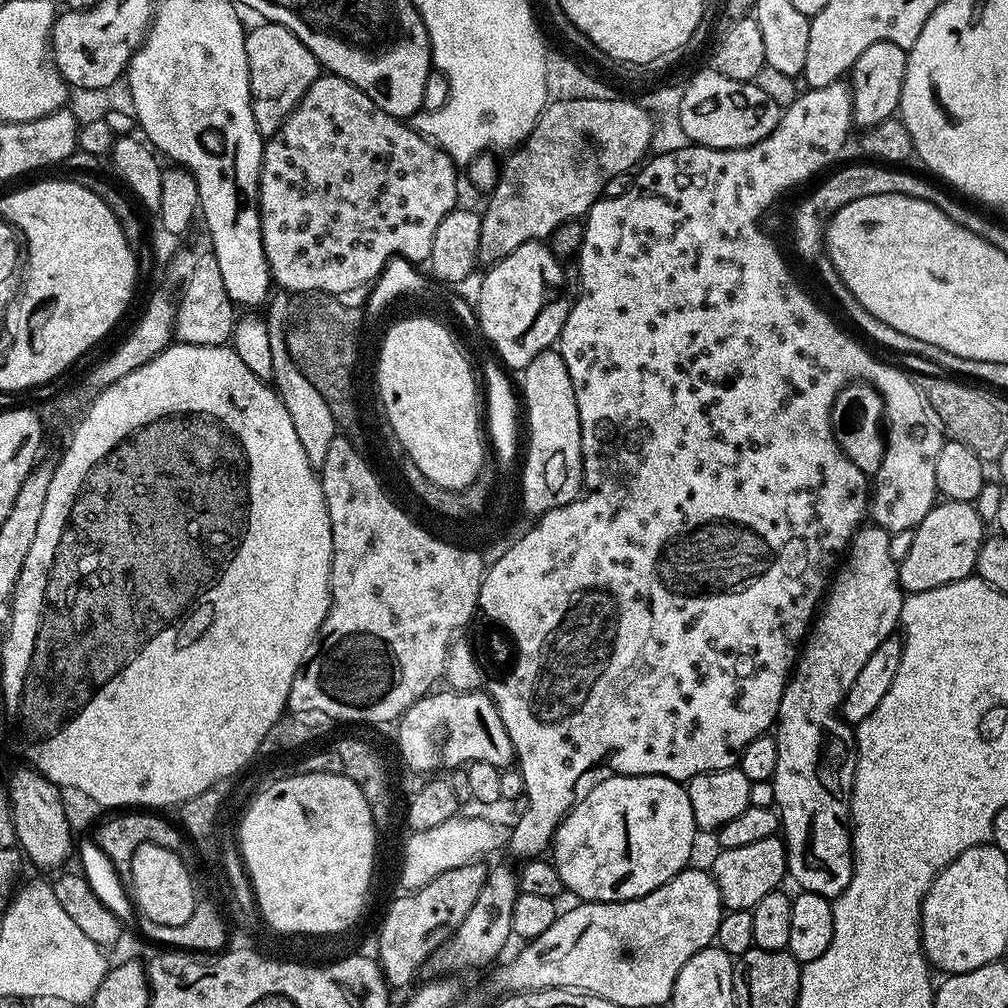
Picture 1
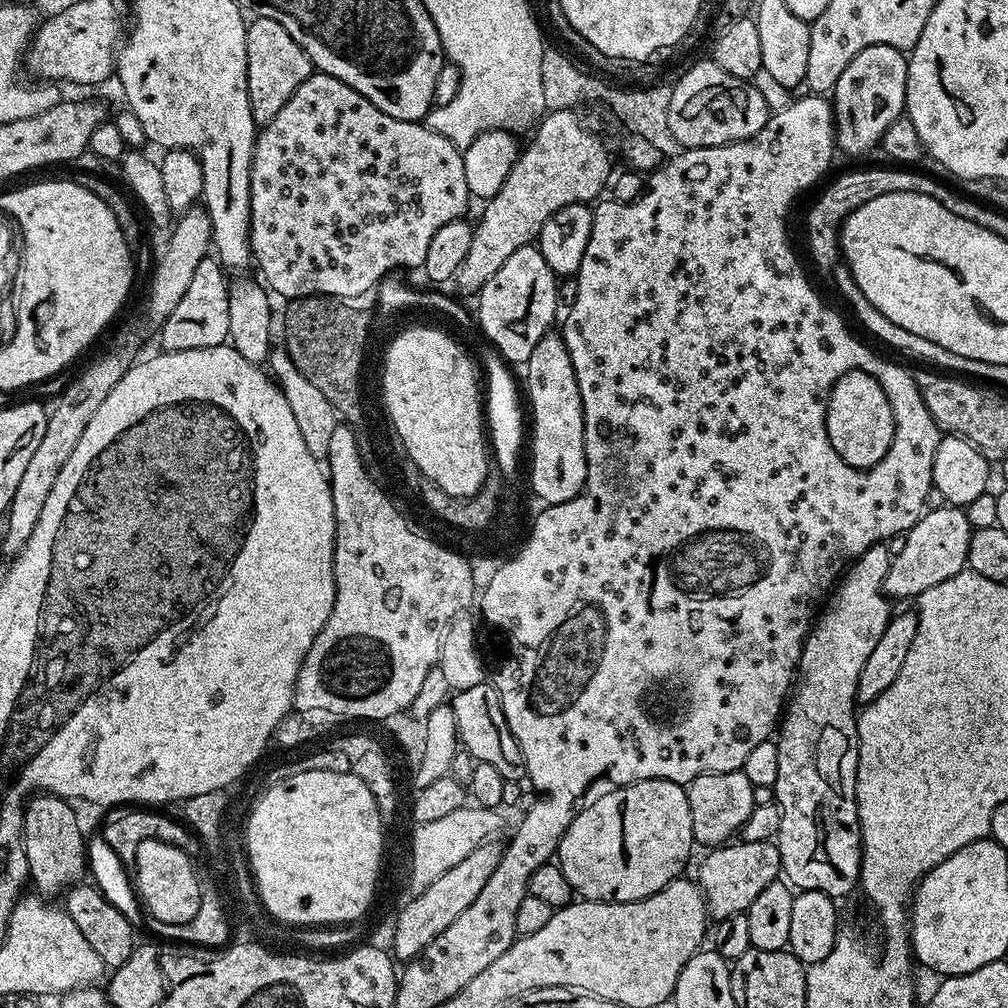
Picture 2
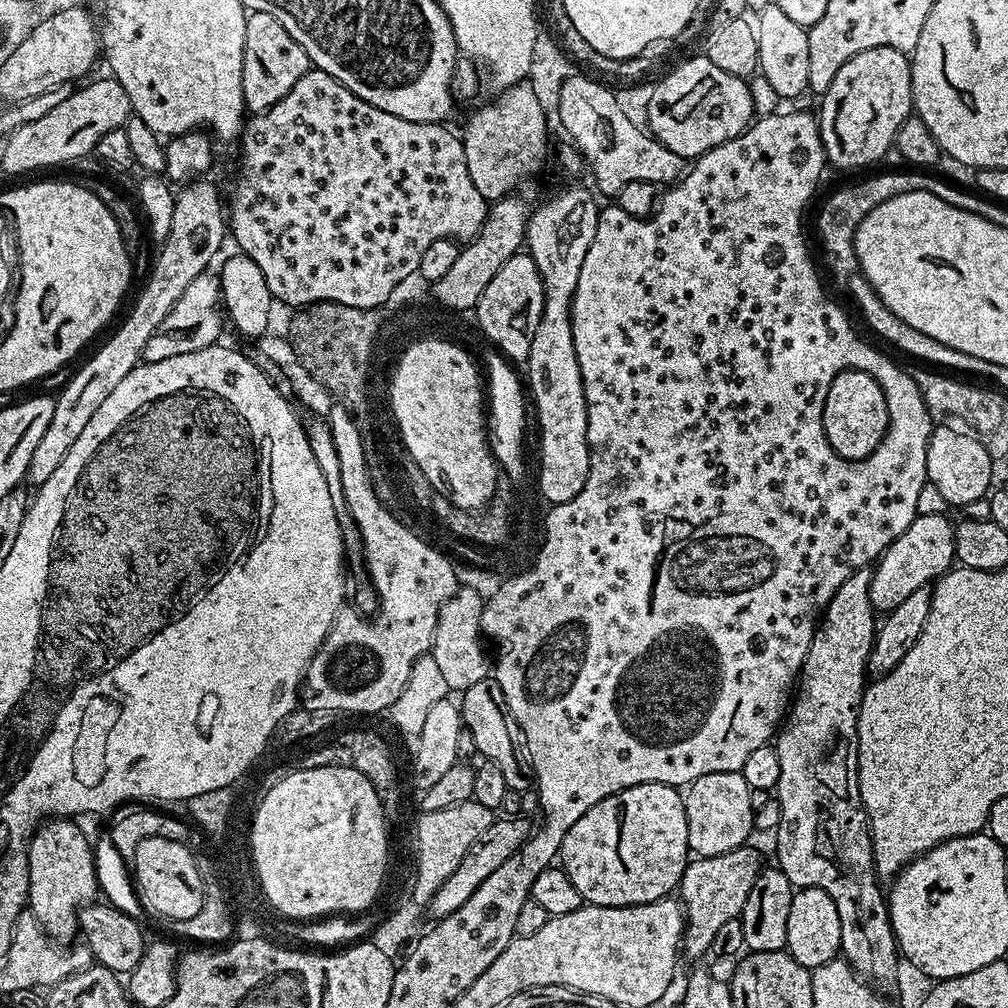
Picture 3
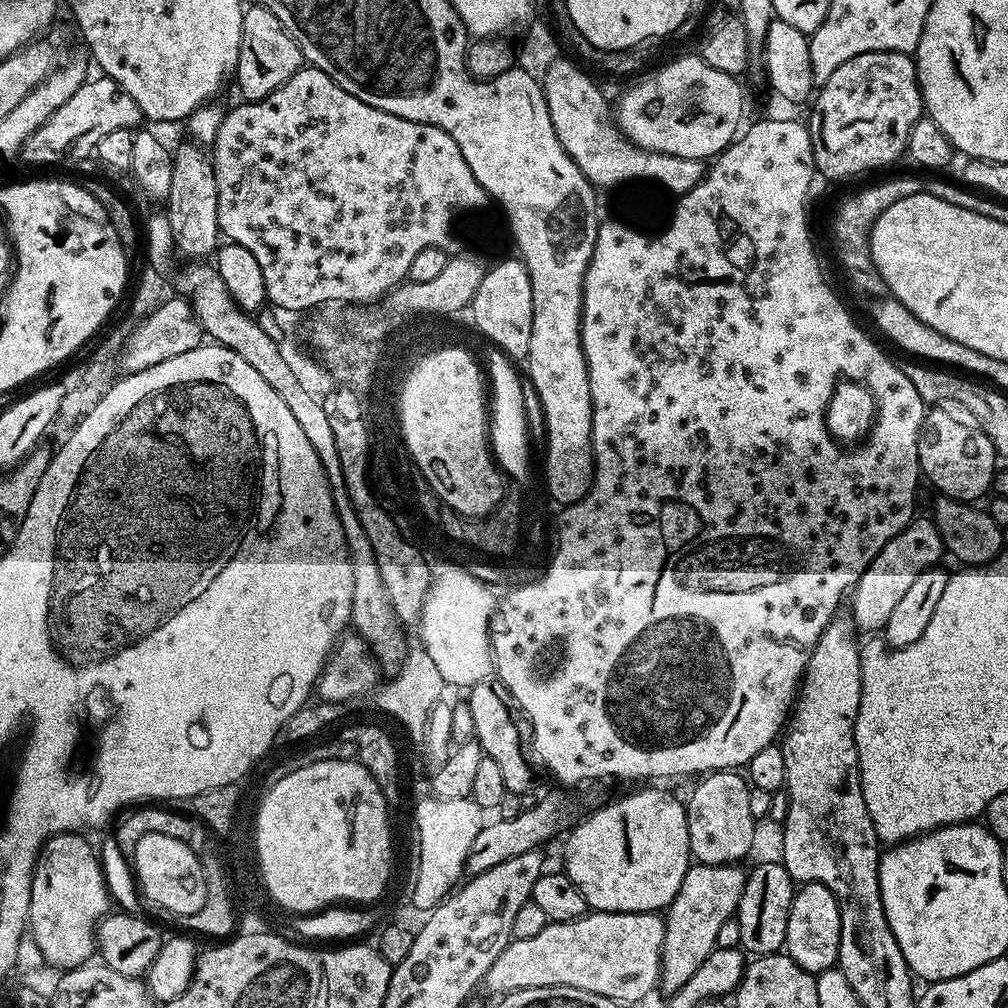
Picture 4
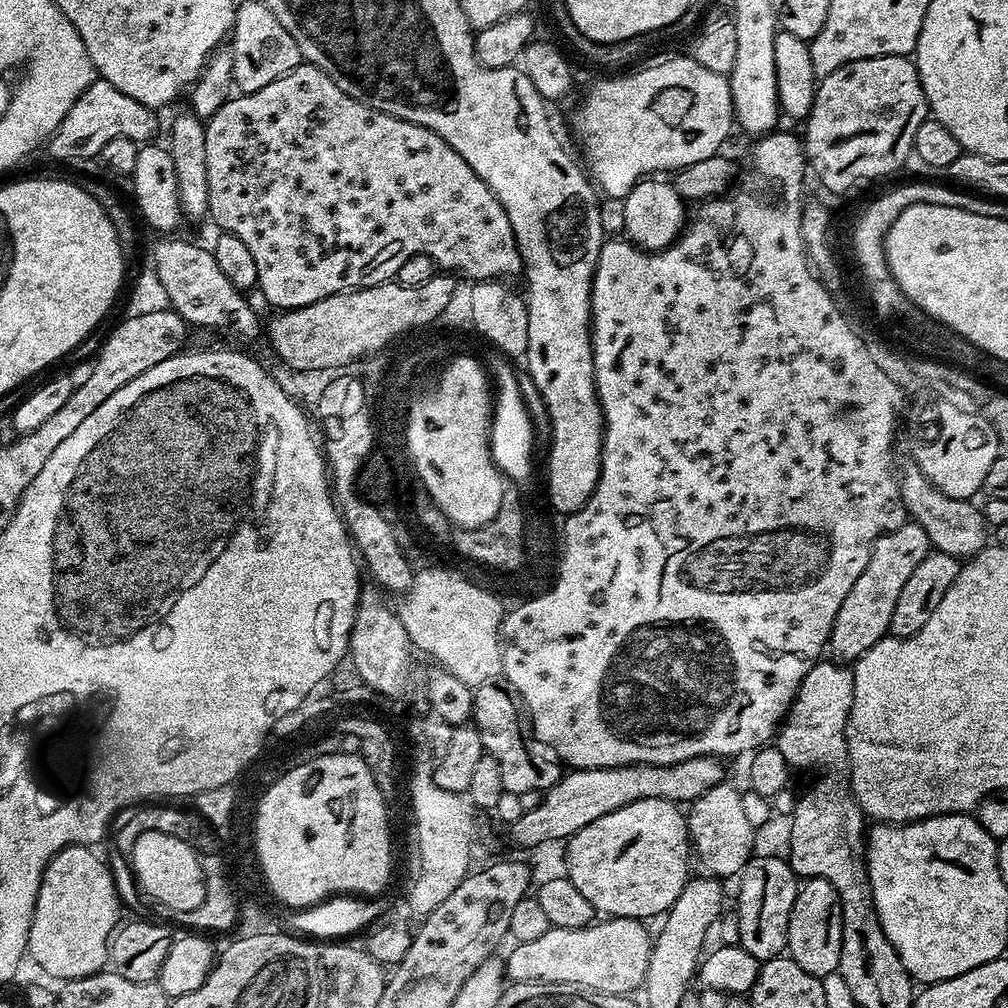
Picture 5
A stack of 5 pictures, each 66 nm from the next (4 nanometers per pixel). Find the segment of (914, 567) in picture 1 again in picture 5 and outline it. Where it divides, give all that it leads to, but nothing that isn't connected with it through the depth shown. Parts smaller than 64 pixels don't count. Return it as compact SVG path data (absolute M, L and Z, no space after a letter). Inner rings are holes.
M911 522L877 538L870 562L866 562L866 570L858 574L858 582L854 582L850 594L846 594L846 602L842 602L832 633L828 635L826 648L833 661L854 662L866 654L870 646L889 635L890 618L894 614L894 605L902 595L902 586L906 586L910 574L914 574L914 566L918 566L918 562L922 562L922 558L931 551L933 547L926 530Z

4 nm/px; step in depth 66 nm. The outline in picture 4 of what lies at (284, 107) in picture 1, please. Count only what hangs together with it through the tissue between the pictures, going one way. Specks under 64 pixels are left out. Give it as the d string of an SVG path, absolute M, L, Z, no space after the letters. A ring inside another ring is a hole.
M255 3L245 7L242 18L242 42L234 73L234 81L236 80L237 86L240 87L240 92L244 95L241 97L245 101L266 98L271 92L278 90L282 82L289 80L304 63L304 55L294 42L294 38L290 38L282 22L278 22L278 18L270 14L270 10Z

